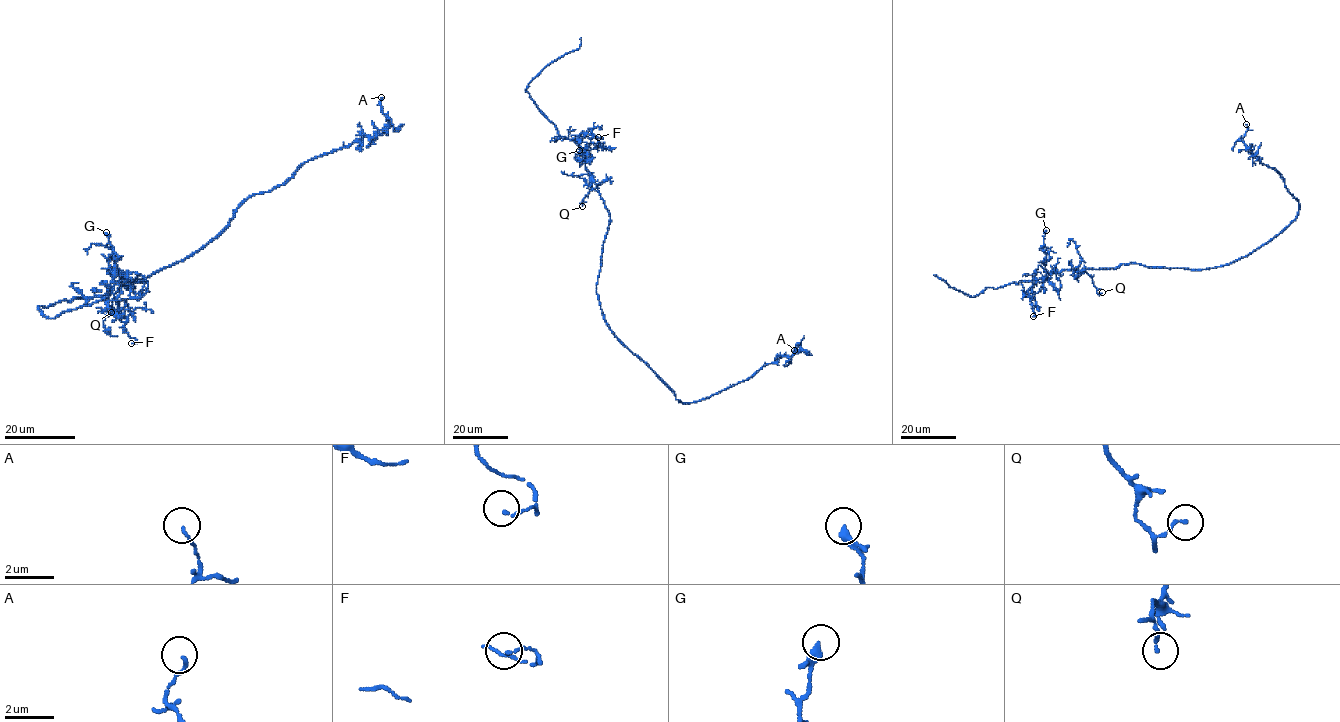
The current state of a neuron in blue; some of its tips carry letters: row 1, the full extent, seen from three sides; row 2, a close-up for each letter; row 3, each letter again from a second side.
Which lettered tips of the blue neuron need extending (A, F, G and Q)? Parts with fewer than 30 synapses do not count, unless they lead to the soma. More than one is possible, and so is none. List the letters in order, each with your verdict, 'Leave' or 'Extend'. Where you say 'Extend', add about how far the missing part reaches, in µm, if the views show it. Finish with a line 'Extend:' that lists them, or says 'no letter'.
A: Leave
F: Leave
G: Leave
Q: Leave
Extend: no letter

